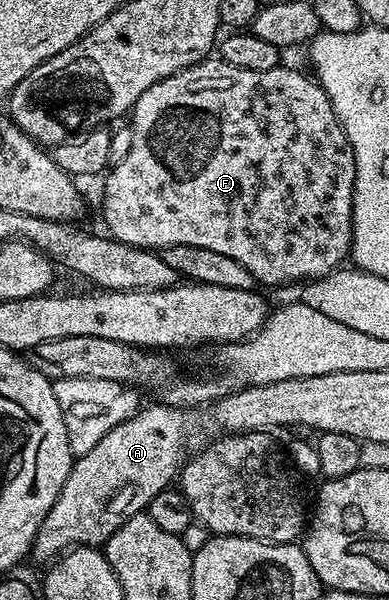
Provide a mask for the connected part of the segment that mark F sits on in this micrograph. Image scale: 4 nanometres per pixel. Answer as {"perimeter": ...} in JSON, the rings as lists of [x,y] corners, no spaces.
{"perimeter":[[[211,55],[196,65],[190,65],[153,83],[153,87],[149,87],[149,91],[137,99],[135,108],[129,114],[129,128],[133,135],[129,155],[125,155],[121,163],[110,166],[106,174],[107,182],[103,185],[103,221],[107,224],[106,232],[114,240],[138,249],[162,251],[188,245],[206,247],[208,251],[229,255],[229,259],[237,259],[245,271],[252,273],[260,286],[285,285],[289,281],[306,283],[338,270],[342,261],[348,260],[351,251],[355,156],[322,85],[308,74],[307,77],[295,69],[284,67],[267,71],[243,70],[231,66],[219,55]]]}

